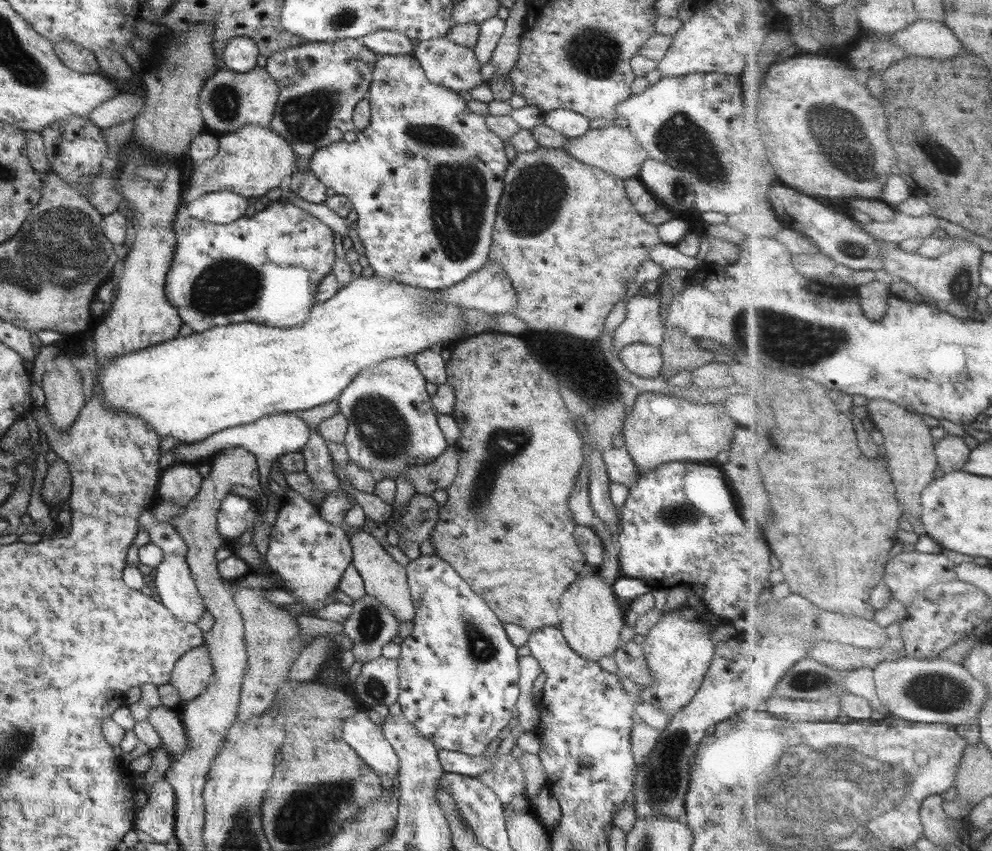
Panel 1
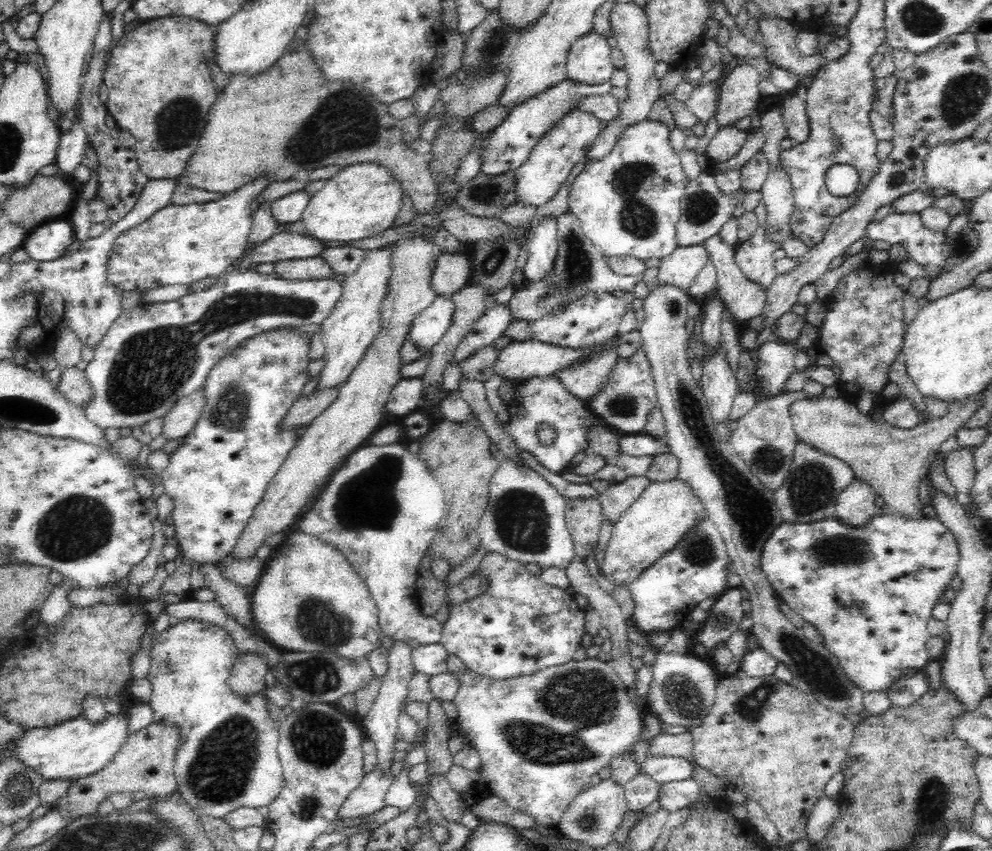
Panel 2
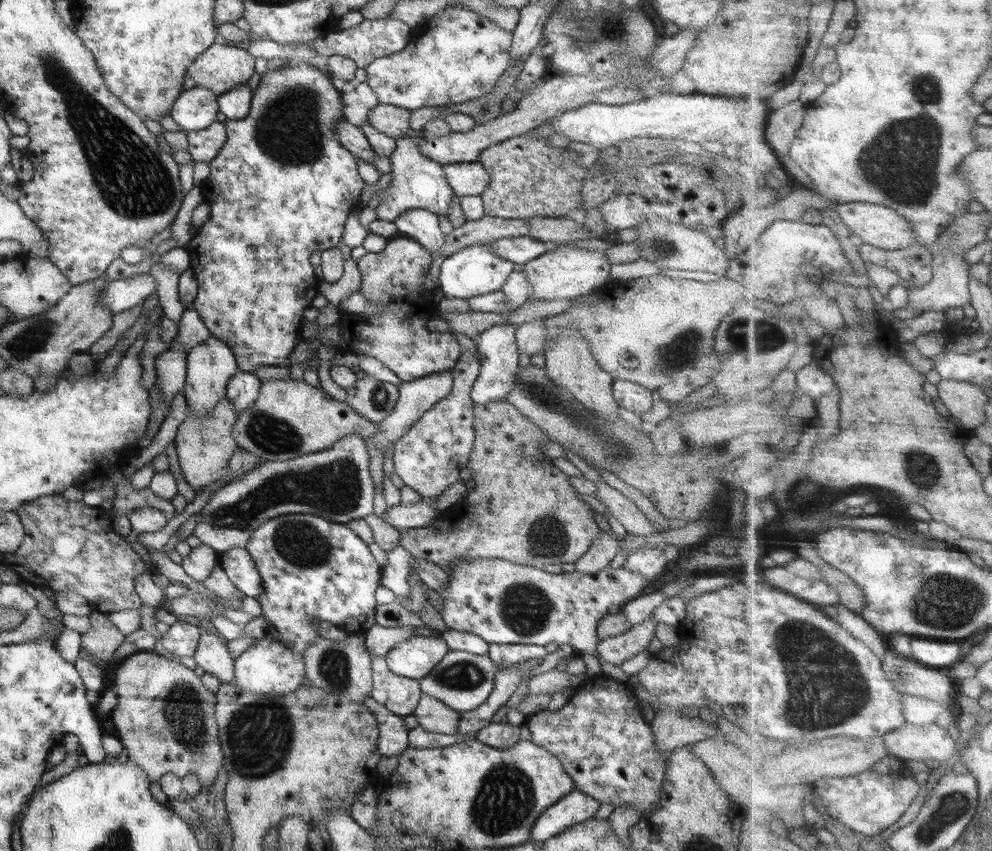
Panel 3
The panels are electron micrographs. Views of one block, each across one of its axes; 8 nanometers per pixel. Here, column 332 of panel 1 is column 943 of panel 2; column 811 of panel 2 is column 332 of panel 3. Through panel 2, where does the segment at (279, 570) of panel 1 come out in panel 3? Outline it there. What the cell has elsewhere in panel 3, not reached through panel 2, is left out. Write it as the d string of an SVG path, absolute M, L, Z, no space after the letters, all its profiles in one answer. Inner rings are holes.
M282 514L250 534L245 548L252 557L264 585L264 594L256 596L262 605L262 616L268 620L266 632L248 650L237 654L234 662L234 685L253 694L282 695L302 687L306 666L304 651L320 637L314 619L322 619L347 633L365 633L375 623L375 593L381 585L382 572L368 543L347 524L330 522L314 514Z

